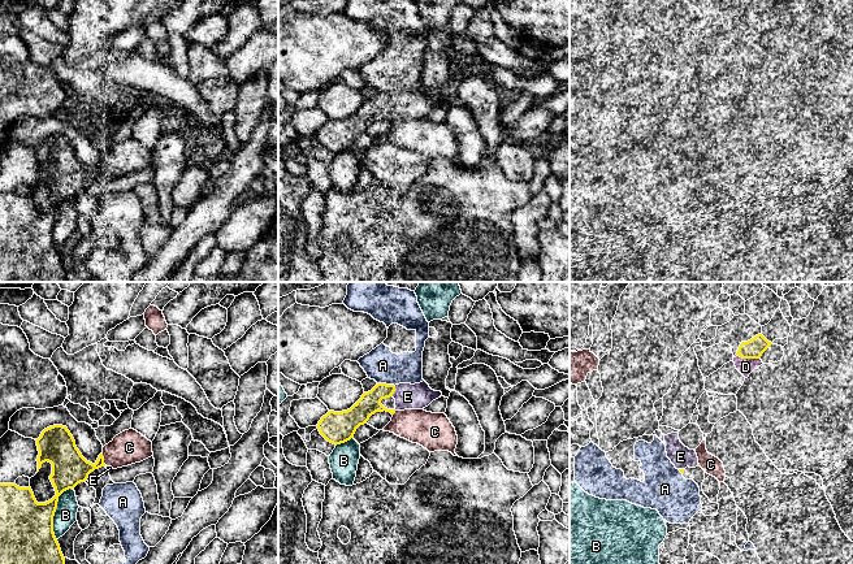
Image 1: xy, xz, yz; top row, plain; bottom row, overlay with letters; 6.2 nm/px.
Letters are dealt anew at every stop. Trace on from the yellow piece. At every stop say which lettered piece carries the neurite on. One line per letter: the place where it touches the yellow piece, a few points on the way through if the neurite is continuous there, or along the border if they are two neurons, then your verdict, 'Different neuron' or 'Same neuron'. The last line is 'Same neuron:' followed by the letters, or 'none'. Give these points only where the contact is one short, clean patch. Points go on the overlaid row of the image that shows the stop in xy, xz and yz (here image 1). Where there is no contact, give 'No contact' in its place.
A: Touches yellow at xz (385, 384). Different neuron
B: Touches yellow at xy (55, 511). Different neuron
C: Touches yellow at xy (103, 459). Different neuron
D: Touches yellow at yz (748, 358). Different neuron
E: Touches yellow at xz (394, 390). Same neuron
Same neuron: E

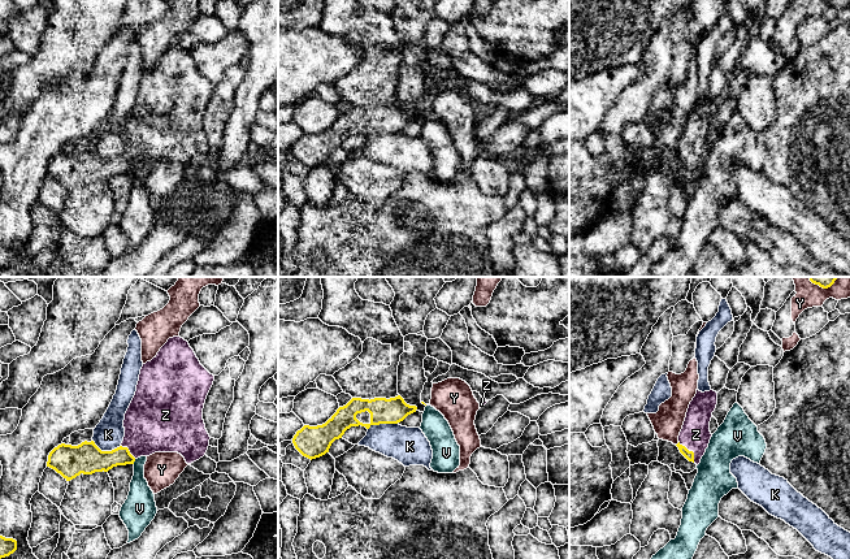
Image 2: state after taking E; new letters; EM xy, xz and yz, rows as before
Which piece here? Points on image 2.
K: Touches yellow at xz (382, 423). Different neuron
V: Touches yellow at xy (134, 460). Boundary: xy (135, 459), (133, 463). Different neuron
Y: Touches yellow at yz (823, 287). Different neuron
Z: Touches yellow at yz (690, 451). Path across: yz (689, 455), (690, 451), (695, 434). Same neuron
Same neuron: Z

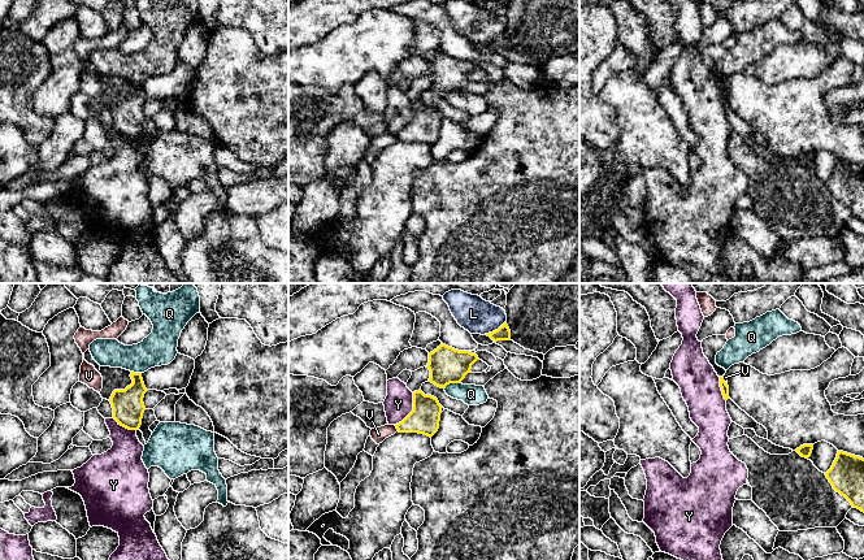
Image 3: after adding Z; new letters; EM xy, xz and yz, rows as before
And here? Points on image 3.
L: Touches yellow at xz (495, 330). Different neuron
Q: Touches yellow at xz (451, 382). Different neuron
V: Touches yellow at xz (396, 428). Boundary: xz (394, 425), (398, 430). Different neuron
Y: Touches yellow at xz (413, 409). Different neuron
Same neuron: none

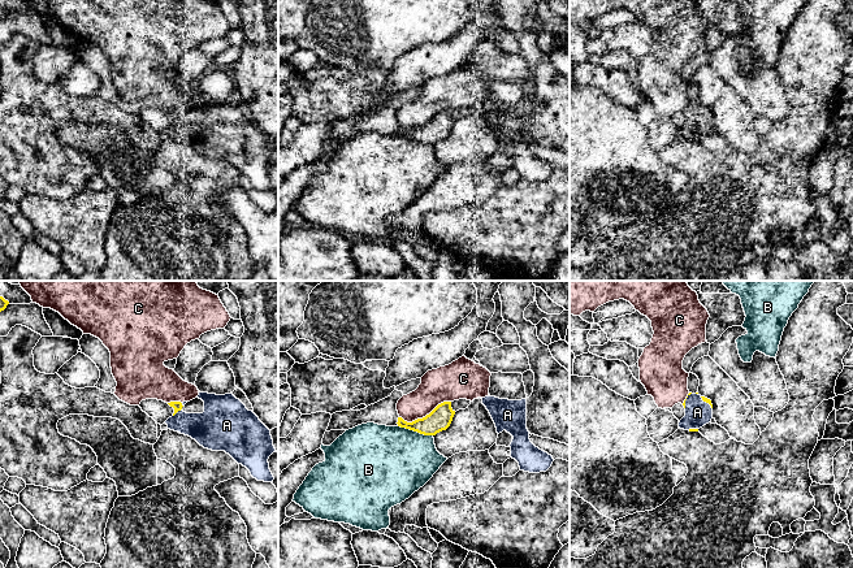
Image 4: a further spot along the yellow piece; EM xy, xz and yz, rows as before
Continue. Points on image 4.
A: Touches yellow at xy (177, 411). Path across: xy (177, 406), (177, 411), (190, 424), (212, 429). Same neuron
B: Touches yellow at xz (415, 430). Boundary: xz (398, 425), (432, 436). Different neuron
C: Touches yellow at xz (425, 416). Different neuron
Same neuron: A

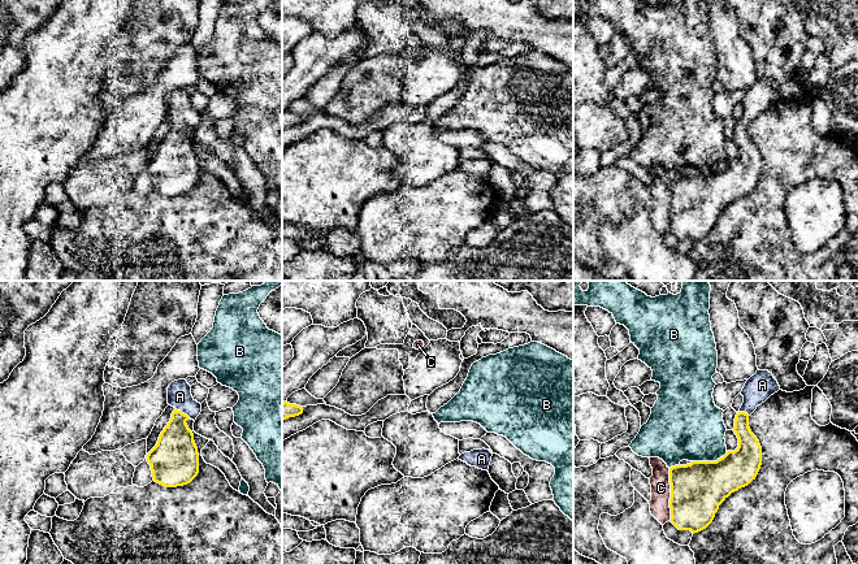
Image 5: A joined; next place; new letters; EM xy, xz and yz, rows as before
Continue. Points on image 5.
A: Touches yellow at xy (183, 413). Path across: xy (176, 452), (177, 422), (183, 413), (183, 402), (180, 397). Same neuron
B: Touches yellow at yz (709, 461). Different neuron
C: Touches yellow at yz (671, 494). Different neuron
Same neuron: A

